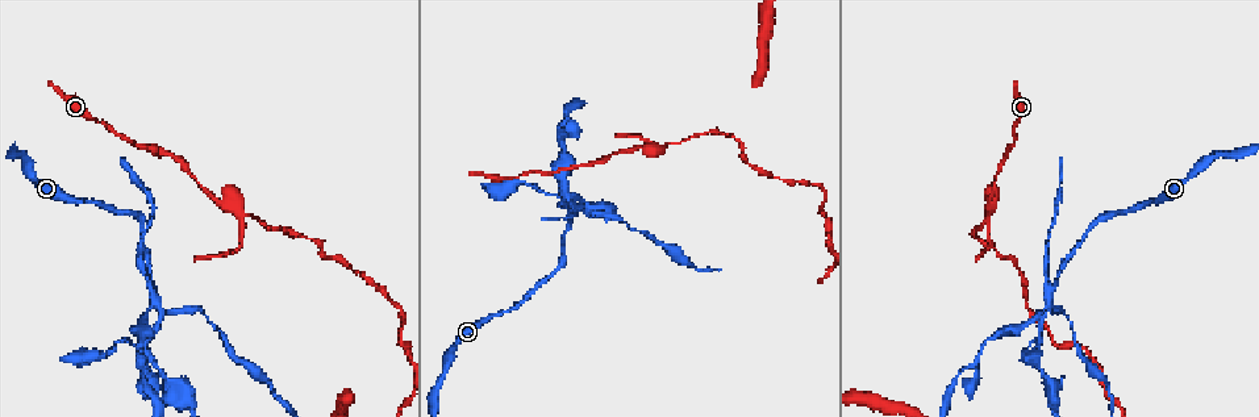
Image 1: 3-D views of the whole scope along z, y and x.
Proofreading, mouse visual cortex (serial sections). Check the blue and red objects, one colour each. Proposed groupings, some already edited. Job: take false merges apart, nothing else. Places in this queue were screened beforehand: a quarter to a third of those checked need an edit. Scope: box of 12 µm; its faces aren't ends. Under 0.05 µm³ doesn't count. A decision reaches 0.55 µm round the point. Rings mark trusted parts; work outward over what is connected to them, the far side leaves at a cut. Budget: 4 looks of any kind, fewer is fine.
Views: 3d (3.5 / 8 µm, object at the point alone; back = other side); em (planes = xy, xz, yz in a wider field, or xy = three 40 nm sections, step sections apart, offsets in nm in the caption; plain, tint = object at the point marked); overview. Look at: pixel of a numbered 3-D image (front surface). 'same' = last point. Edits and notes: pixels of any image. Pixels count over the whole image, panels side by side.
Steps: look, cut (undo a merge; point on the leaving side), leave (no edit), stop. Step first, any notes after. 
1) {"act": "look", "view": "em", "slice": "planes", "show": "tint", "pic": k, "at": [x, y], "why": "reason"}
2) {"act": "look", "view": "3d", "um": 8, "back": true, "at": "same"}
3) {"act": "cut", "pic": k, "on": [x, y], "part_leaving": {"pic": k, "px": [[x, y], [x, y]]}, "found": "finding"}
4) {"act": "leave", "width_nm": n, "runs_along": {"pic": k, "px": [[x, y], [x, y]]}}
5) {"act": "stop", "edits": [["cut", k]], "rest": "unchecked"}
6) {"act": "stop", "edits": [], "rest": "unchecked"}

{"act": "look", "view": "3d", "um": 3.5, "back": true, "pic": 1, "at": [215, 197]}

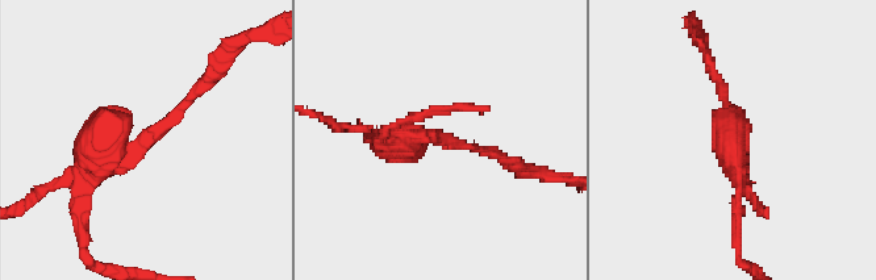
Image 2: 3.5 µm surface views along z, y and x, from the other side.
{"act": "look", "view": "em", "slice": "xy", "step": 5, "show": "tint", "pic": 2, "at": [144, 138], "why": "now the EM"}

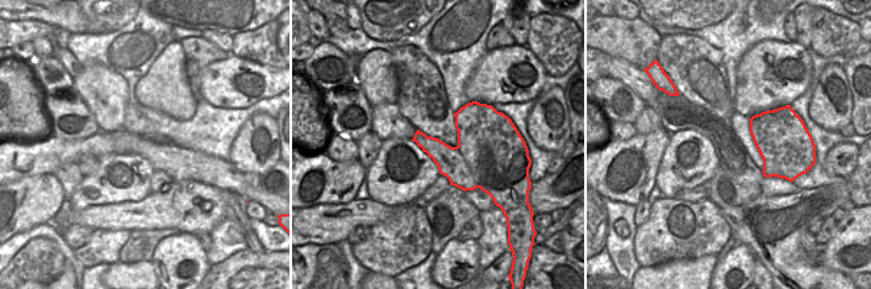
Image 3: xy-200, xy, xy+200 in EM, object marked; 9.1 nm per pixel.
{"act": "cut", "pic": 2, "on": [87, 126], "arm_widths_nm": [150, 300], "border": {"pic": 3, "px": [[455, 147], [479, 187]]}, "found": "a second cell is stuck on"}

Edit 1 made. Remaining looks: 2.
{"act": "look", "view": "overview"}

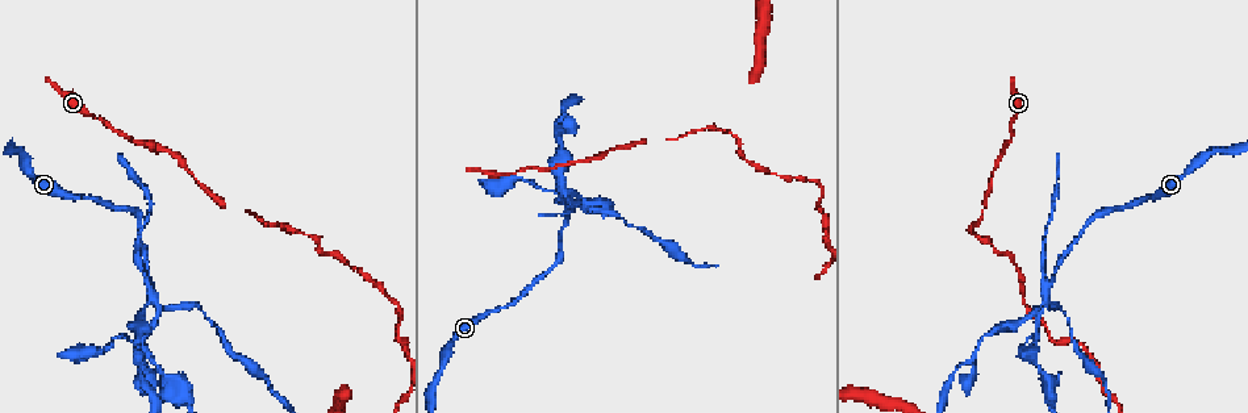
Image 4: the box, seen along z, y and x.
{"act": "look", "view": "3d", "um": 3.5, "pic": 4, "at": [157, 300], "why": "abrupt turn"}

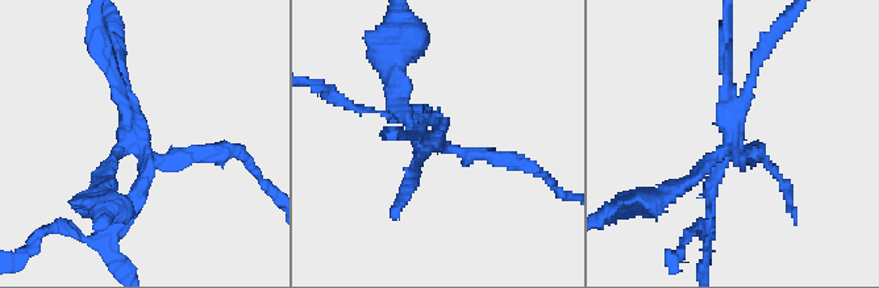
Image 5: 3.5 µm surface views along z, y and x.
{"act": "cut", "pic": 5, "on": [141, 187], "part_leaving": {"pic": 5, "px": [[126, 103], [146, 155], [134, 204]]}, "found": "two cells meet here"}

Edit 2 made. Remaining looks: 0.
{"act": "stop", "edits": [["cut", 2], ["cut", 5]], "rest": "unchecked"}

